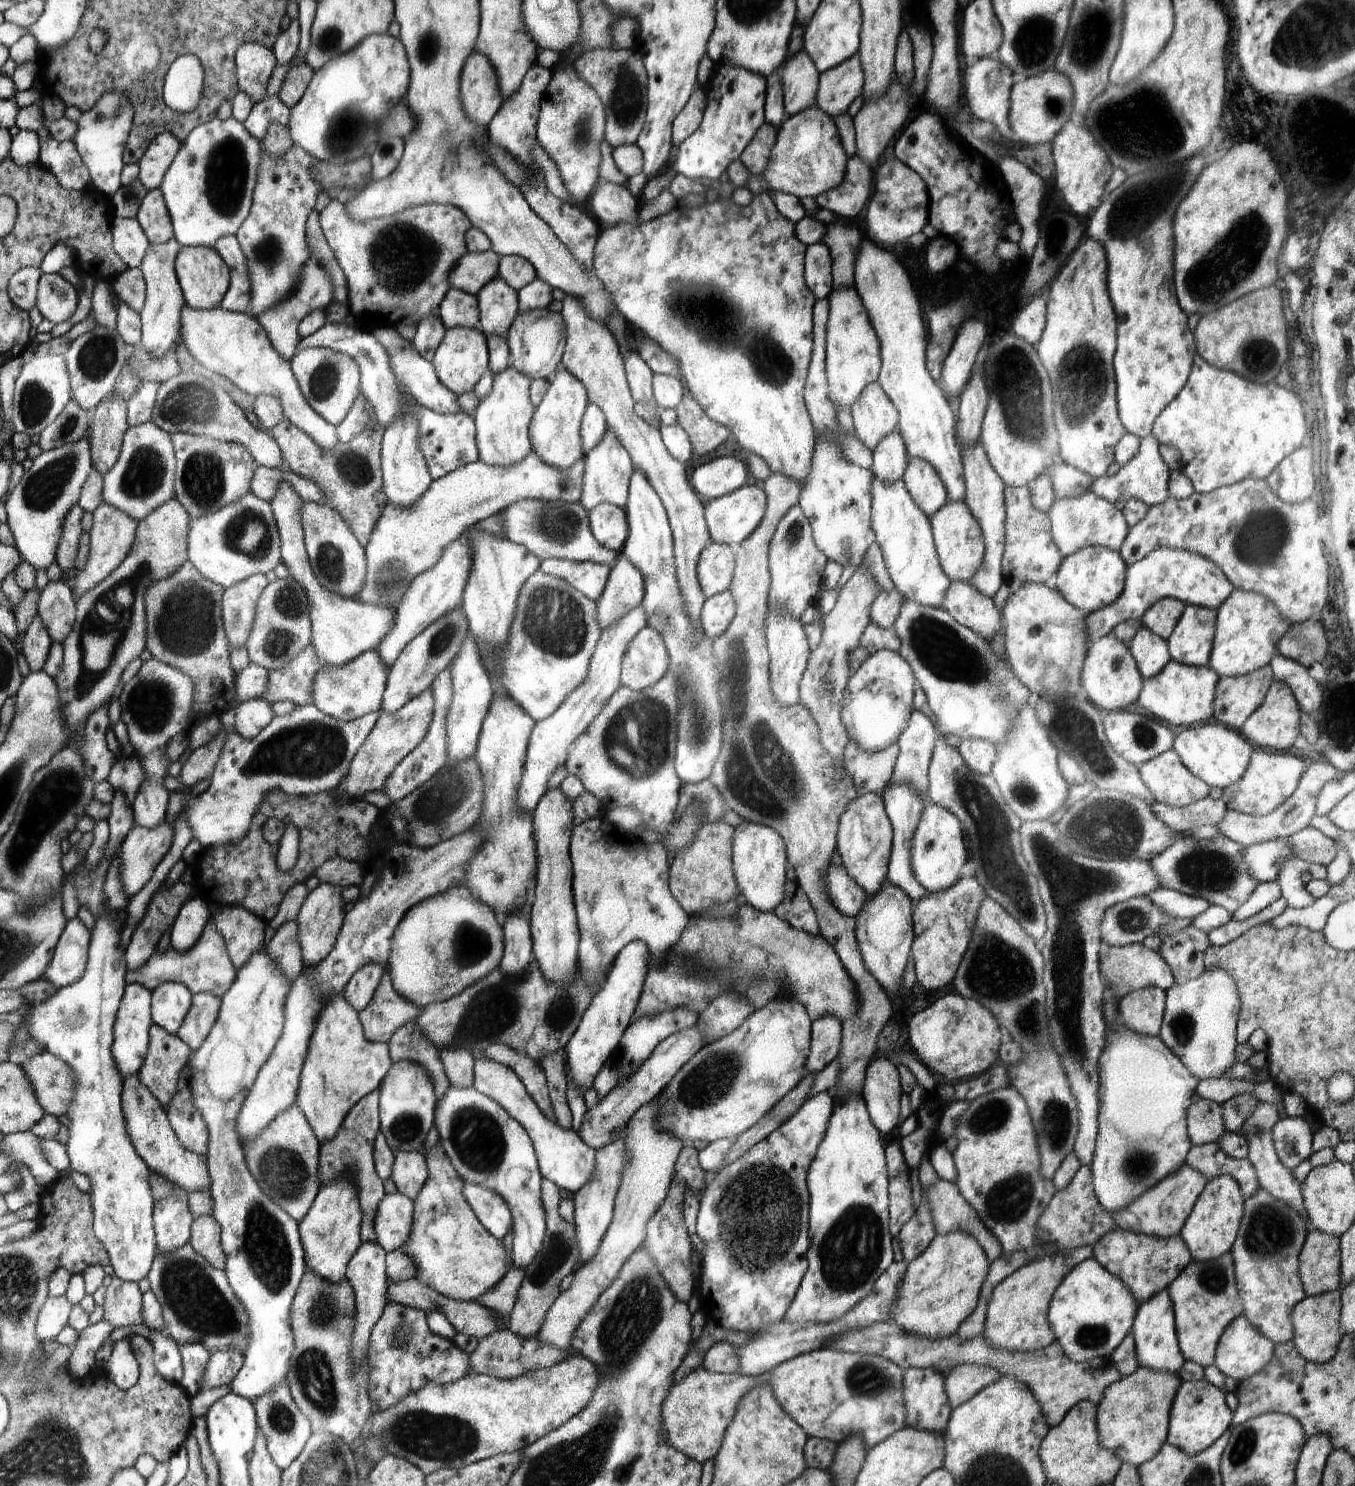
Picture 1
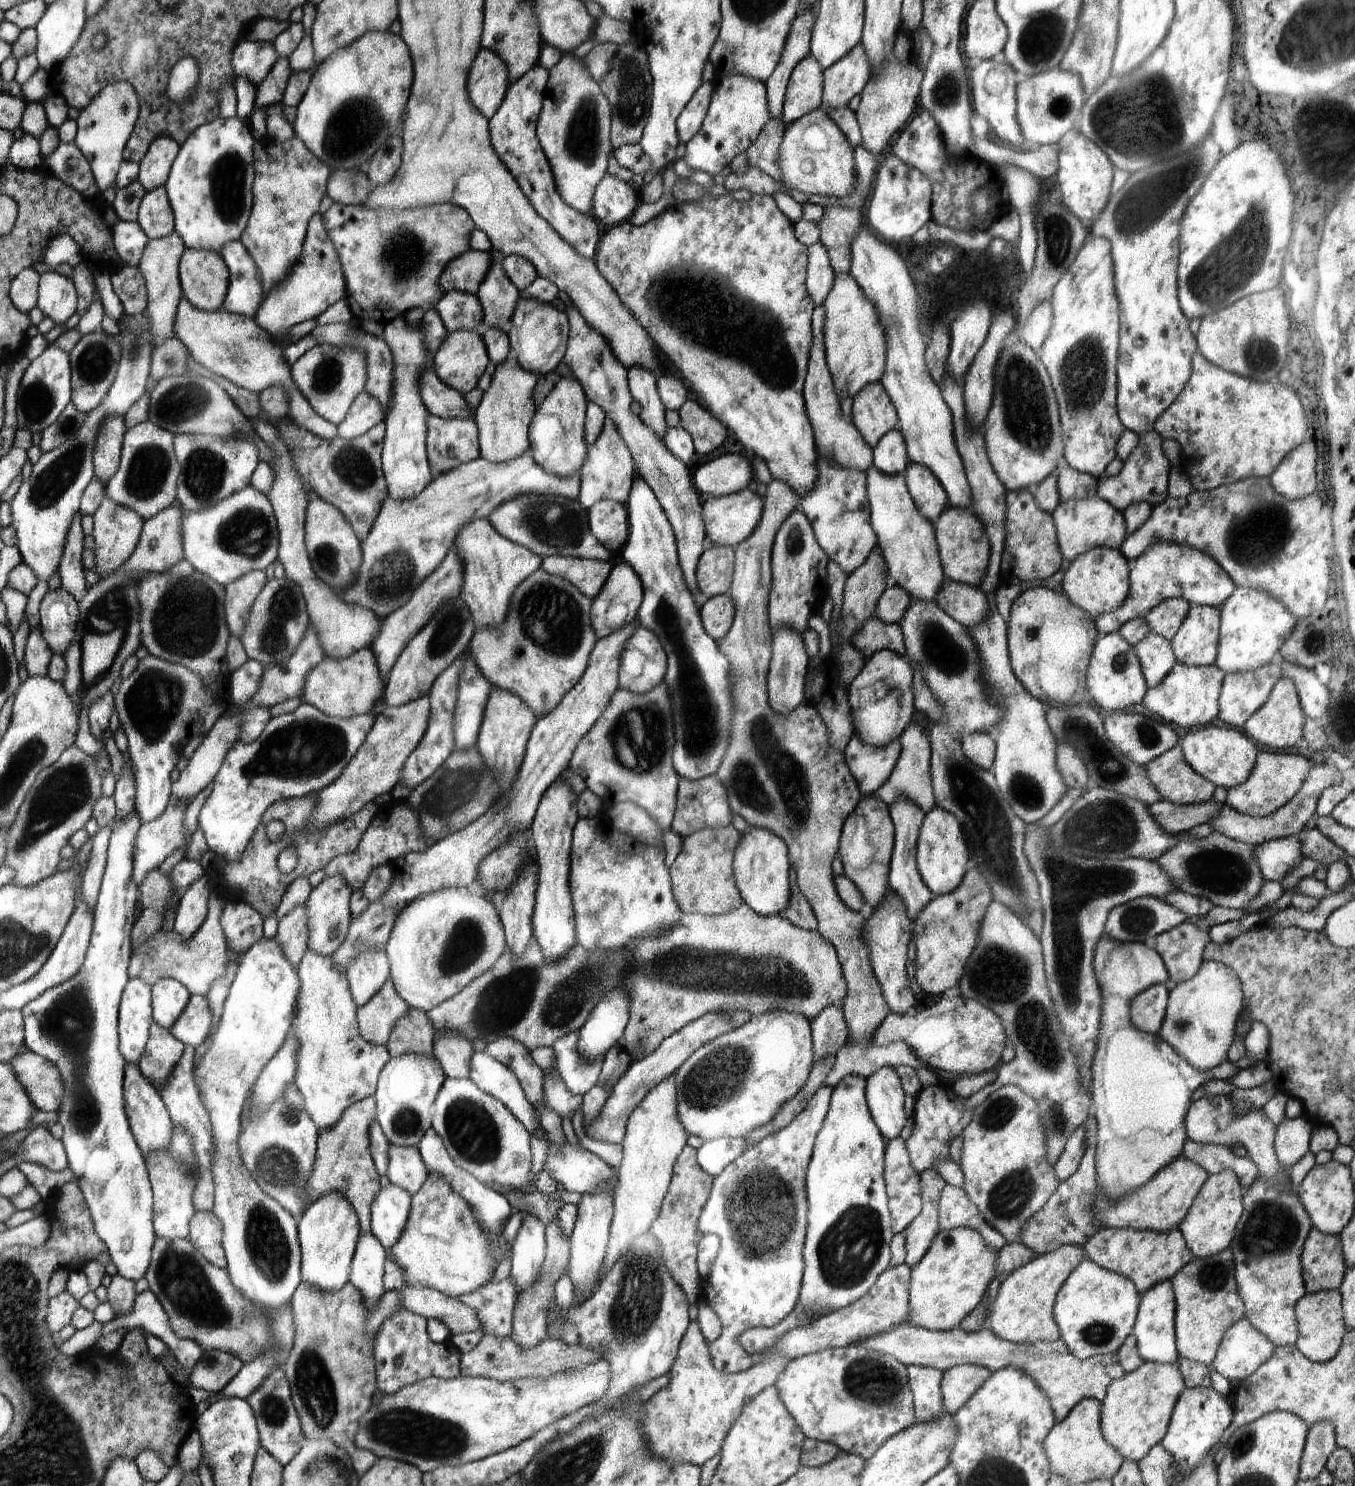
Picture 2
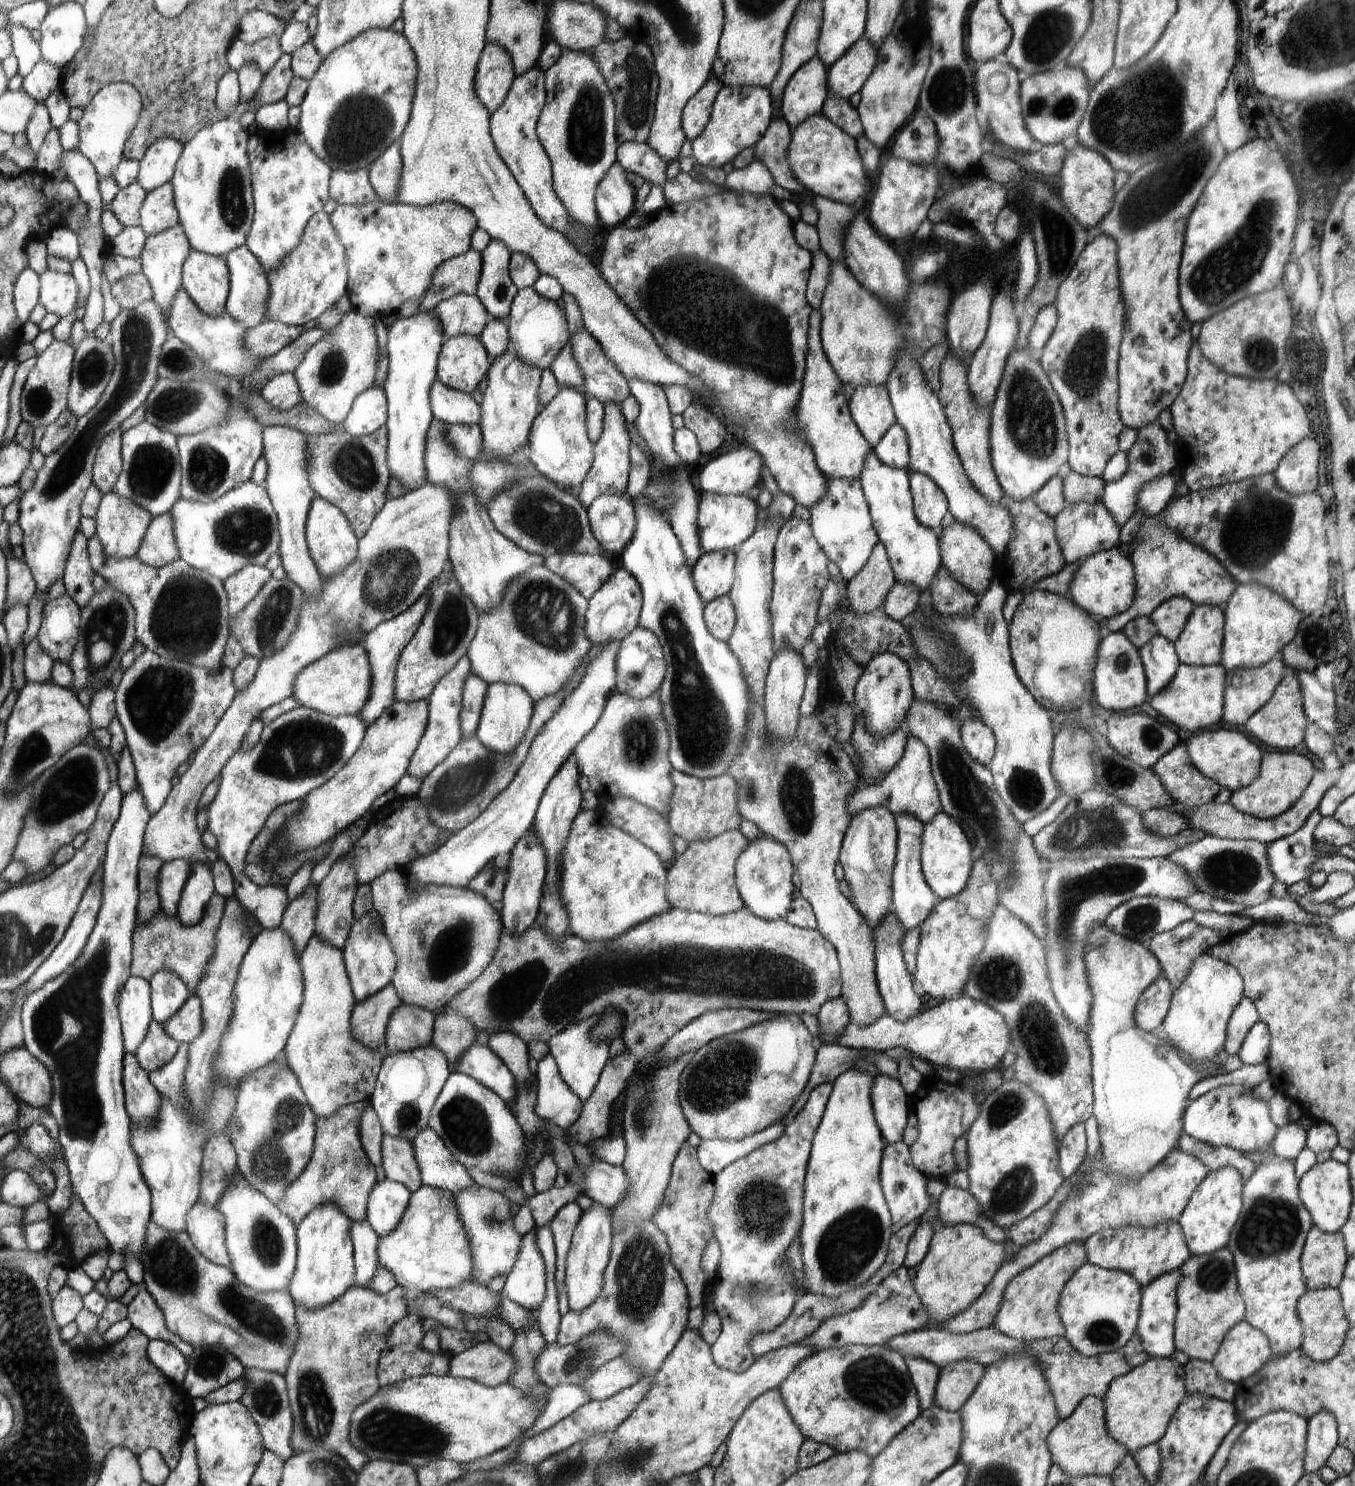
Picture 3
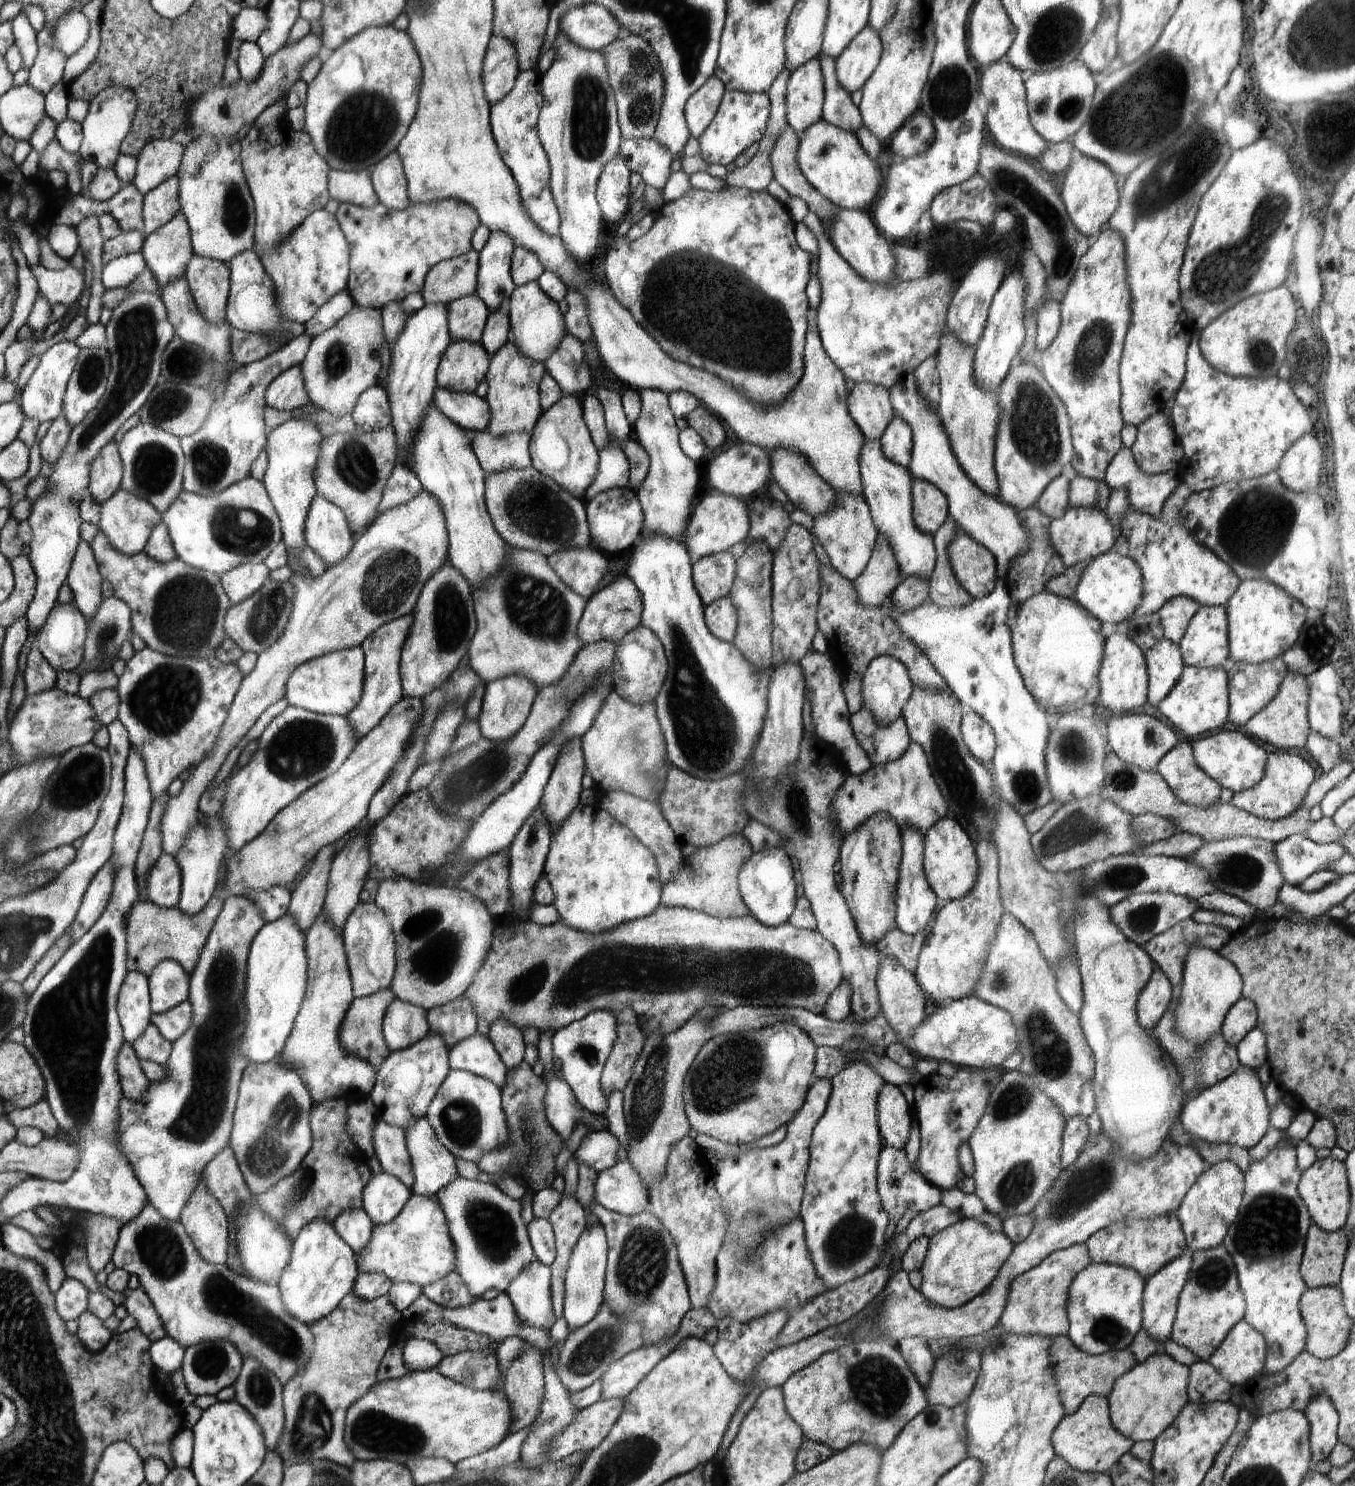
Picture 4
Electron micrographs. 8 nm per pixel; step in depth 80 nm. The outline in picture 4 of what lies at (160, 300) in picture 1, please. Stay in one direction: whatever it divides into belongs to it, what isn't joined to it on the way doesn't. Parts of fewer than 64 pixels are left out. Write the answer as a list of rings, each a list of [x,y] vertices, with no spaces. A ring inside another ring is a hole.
[[[178,212],[176,218],[166,223],[164,227],[157,228],[156,231],[145,236],[141,253],[146,267],[151,268],[155,279],[159,282],[160,292],[163,284],[168,284],[170,280],[185,274],[186,265],[194,256],[190,231],[185,214]]]

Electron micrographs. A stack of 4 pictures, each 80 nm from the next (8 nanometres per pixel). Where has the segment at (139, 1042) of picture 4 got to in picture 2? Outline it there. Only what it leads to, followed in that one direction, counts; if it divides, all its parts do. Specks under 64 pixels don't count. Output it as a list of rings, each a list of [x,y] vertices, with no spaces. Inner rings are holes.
[[[153,1024],[150,1039],[138,1066],[142,1076],[159,1094],[162,1094],[164,1088],[169,1087],[174,1071],[185,1055],[185,1050],[186,1046],[177,1040],[170,1030]]]

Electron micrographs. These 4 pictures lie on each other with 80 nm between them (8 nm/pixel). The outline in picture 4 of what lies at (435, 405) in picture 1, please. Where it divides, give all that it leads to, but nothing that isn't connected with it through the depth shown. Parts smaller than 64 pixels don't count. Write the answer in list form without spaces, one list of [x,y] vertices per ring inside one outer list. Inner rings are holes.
[[[436,389],[433,404],[453,420],[454,424],[476,434],[486,430],[490,419],[493,419],[489,401],[474,393],[455,393],[446,389]]]

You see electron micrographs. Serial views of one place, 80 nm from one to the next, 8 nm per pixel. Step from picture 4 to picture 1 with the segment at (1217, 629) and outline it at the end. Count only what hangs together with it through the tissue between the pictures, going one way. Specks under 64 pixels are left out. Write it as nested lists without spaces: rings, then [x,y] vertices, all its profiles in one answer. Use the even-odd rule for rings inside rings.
[[[1187,605],[1174,631],[1166,639],[1172,661],[1204,667],[1210,661],[1217,610]]]

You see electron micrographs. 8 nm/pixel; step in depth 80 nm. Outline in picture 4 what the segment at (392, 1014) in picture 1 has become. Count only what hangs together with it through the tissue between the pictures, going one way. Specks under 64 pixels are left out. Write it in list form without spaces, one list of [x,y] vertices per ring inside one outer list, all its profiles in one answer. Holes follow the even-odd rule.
[[[382,989],[367,997],[356,997],[346,1014],[342,1030],[340,1030],[340,1040],[345,1046],[345,1052],[368,1061],[376,1069],[376,1076],[377,1070],[392,1053],[383,1034],[383,1024],[394,998],[396,998],[396,994],[392,989]]]

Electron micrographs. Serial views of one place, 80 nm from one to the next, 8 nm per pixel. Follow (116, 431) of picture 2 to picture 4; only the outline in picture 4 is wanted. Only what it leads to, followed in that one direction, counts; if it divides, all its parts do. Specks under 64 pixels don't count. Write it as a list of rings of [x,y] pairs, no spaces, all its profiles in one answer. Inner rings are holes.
[[[112,440],[105,446],[104,450],[94,460],[89,476],[88,494],[92,495],[94,500],[100,504],[107,501],[121,489],[121,480],[124,478],[124,464],[121,460],[118,443]]]

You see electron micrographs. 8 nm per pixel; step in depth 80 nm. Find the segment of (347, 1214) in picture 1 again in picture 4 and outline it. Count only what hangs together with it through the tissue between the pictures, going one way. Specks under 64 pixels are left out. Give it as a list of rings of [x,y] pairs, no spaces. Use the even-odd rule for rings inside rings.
[[[324,1219],[308,1223],[293,1244],[290,1264],[276,1285],[281,1290],[288,1314],[310,1326],[341,1306],[342,1300],[353,1290],[360,1274],[357,1256],[338,1234],[334,1224],[330,1225]]]

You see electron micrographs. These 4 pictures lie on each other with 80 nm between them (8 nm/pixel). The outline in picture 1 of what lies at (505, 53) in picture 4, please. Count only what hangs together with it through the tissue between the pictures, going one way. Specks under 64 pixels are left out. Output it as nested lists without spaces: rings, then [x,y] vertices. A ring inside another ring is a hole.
[[[477,51],[462,68],[461,99],[466,116],[482,126],[493,121],[504,103],[497,69],[484,54],[478,54]]]

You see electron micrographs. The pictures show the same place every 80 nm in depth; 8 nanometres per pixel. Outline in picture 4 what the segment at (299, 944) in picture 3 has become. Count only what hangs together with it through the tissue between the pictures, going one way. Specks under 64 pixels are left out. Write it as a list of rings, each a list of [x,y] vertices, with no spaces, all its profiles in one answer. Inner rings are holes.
[[[330,843],[312,860],[305,877],[291,891],[288,912],[304,932],[312,927],[323,910],[334,857],[334,843]]]

